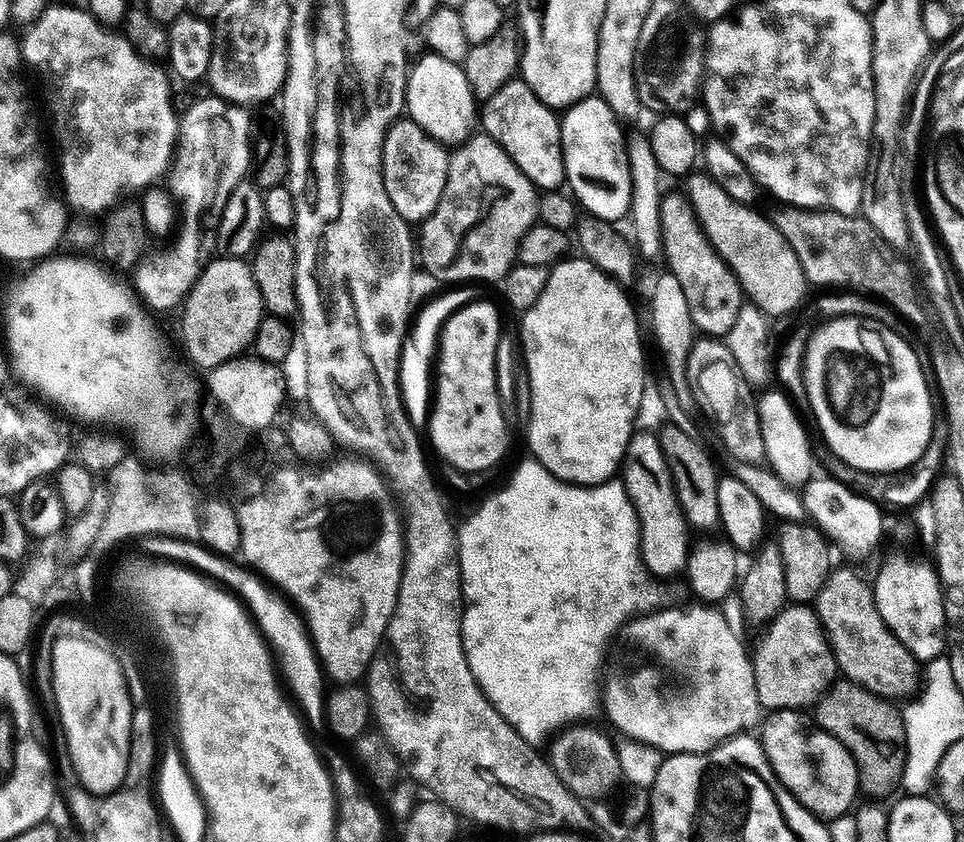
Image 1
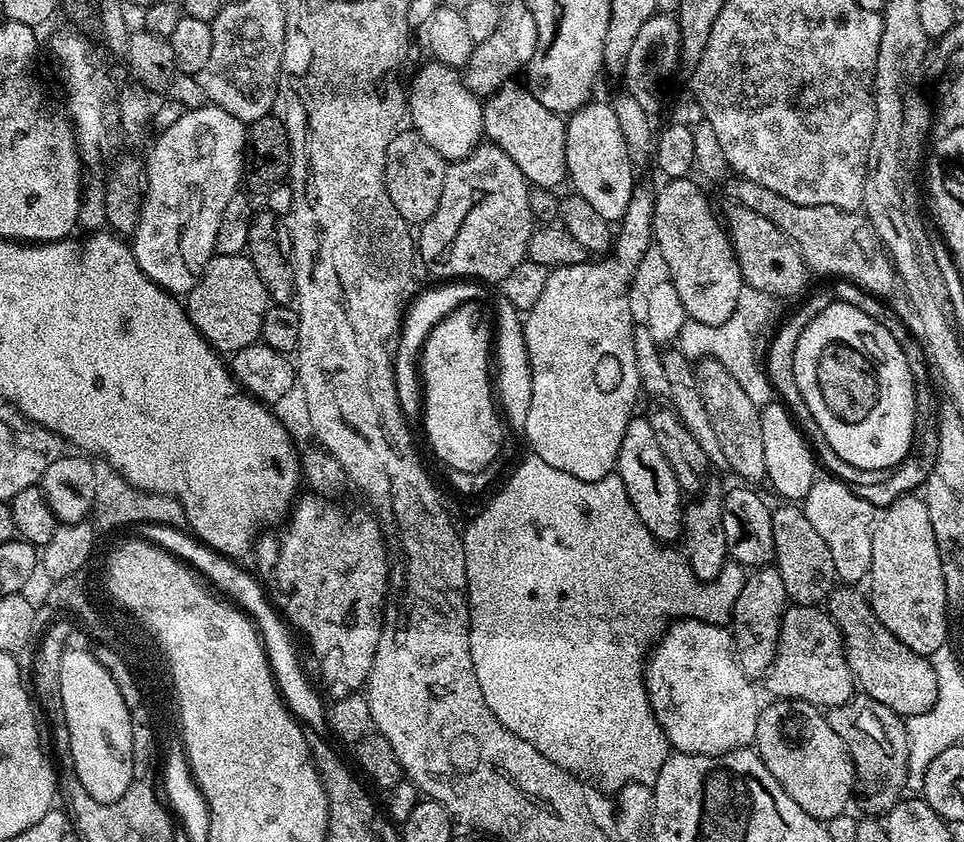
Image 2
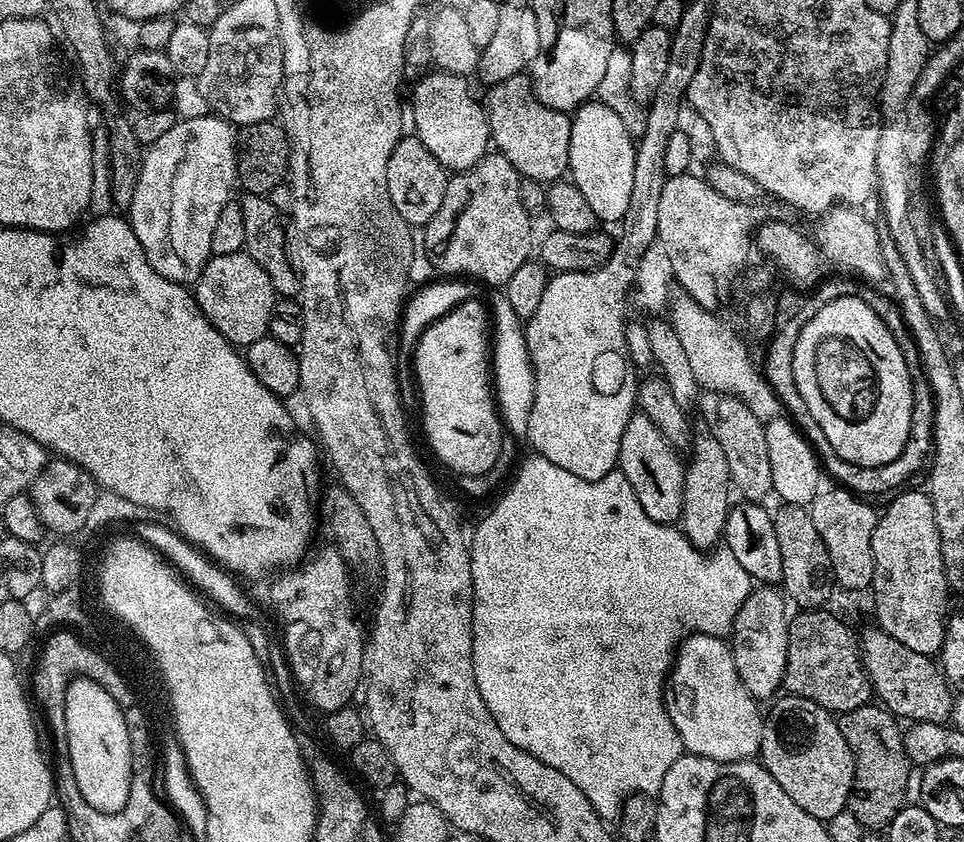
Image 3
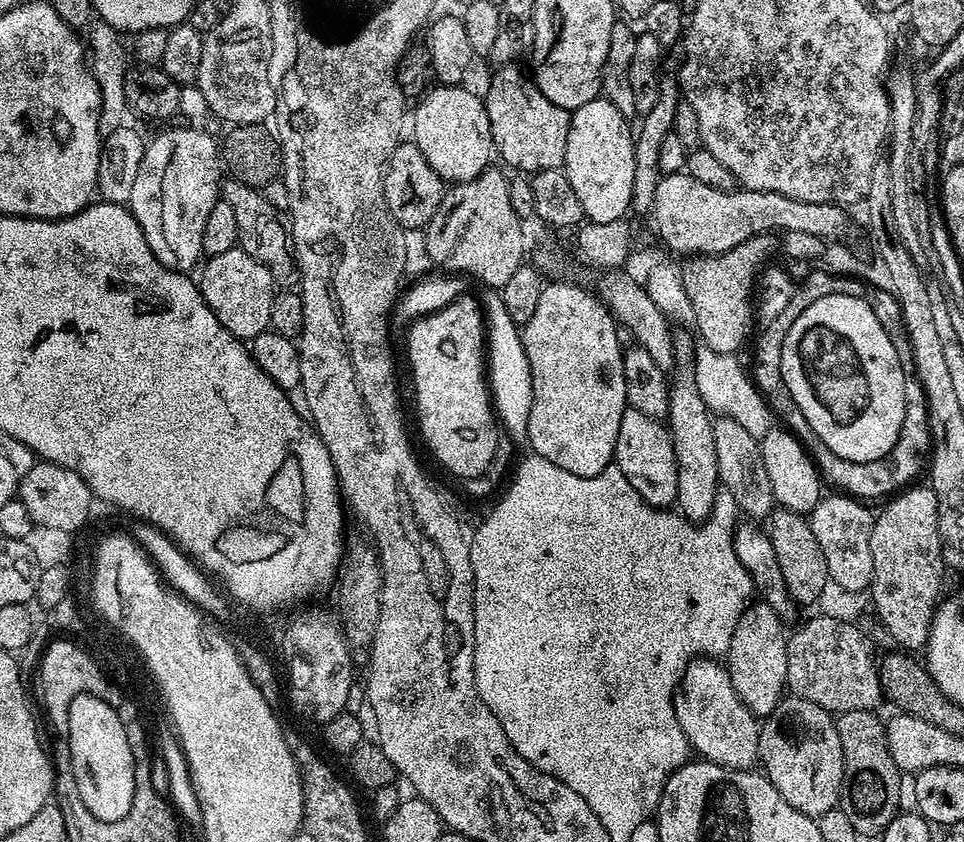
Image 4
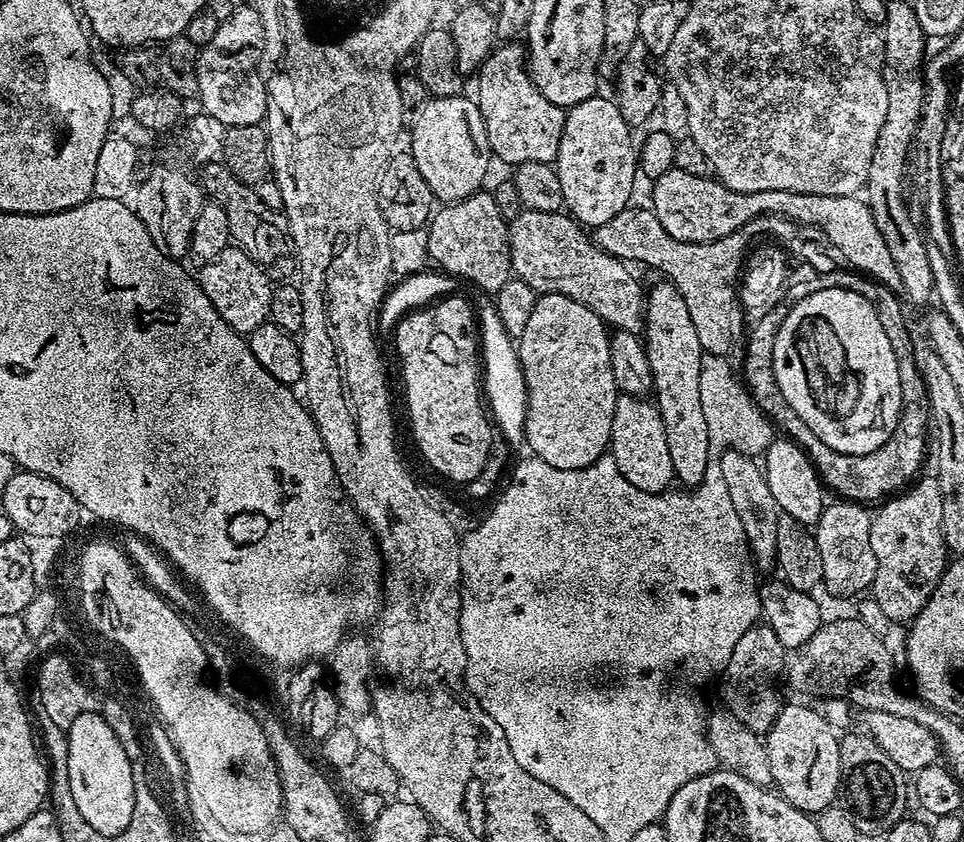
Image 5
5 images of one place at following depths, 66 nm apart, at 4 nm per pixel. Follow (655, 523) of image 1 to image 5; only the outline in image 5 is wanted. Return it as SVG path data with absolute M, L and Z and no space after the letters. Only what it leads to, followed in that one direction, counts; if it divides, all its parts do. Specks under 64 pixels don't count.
M617 395L614 406L614 422L612 423L612 442L610 455L618 462L618 470L630 482L630 486L638 486L643 492L667 492L674 480L674 462L670 462L670 442L666 442L666 426L662 426L660 412L651 399L642 396Z

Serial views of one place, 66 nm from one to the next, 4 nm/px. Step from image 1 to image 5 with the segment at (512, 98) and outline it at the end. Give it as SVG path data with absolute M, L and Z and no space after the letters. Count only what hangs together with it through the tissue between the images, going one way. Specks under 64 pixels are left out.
M504 42L499 45L483 64L479 65L480 113L486 122L486 134L497 161L505 160L509 166L526 162L552 164L562 142L565 109L558 107L538 86L534 86L526 67L525 45L520 42Z

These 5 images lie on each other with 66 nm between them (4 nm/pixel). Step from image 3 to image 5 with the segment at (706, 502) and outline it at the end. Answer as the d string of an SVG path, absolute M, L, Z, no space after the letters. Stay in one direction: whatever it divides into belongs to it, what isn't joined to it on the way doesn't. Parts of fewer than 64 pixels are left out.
M670 282L656 284L646 296L645 322L642 339L644 348L650 358L652 371L652 387L654 389L654 403L660 412L662 426L666 426L666 442L670 442L670 462L674 462L674 477L681 480L681 485L695 486L704 481L704 476L710 471L714 460L714 449L710 442L710 430L706 430L706 414L702 414L702 390L700 389L700 375L702 362L706 353L698 342L698 334L694 331L694 321L690 319L690 310L686 310L686 302L682 302L682 294L678 294L676 287Z

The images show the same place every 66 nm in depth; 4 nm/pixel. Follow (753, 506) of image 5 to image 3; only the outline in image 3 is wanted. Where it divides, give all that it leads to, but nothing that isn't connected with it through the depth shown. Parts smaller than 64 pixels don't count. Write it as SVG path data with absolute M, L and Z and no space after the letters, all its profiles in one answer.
M727 394L721 395L719 397L720 400L716 404L716 417L713 418L712 420L712 425L710 425L710 431L712 435L716 436L718 438L718 446L722 446L722 454L726 454L726 466L730 468L730 478L732 479L731 487L733 489L736 488L738 491L741 492L743 499L748 502L760 502L763 501L765 498L763 497L764 495L769 495L769 493L772 492L772 475L770 474L770 453L767 452L766 450L766 434L764 433L764 424L754 418L754 414L750 414L750 410L746 405L744 405L738 398L737 396L730 396Z

